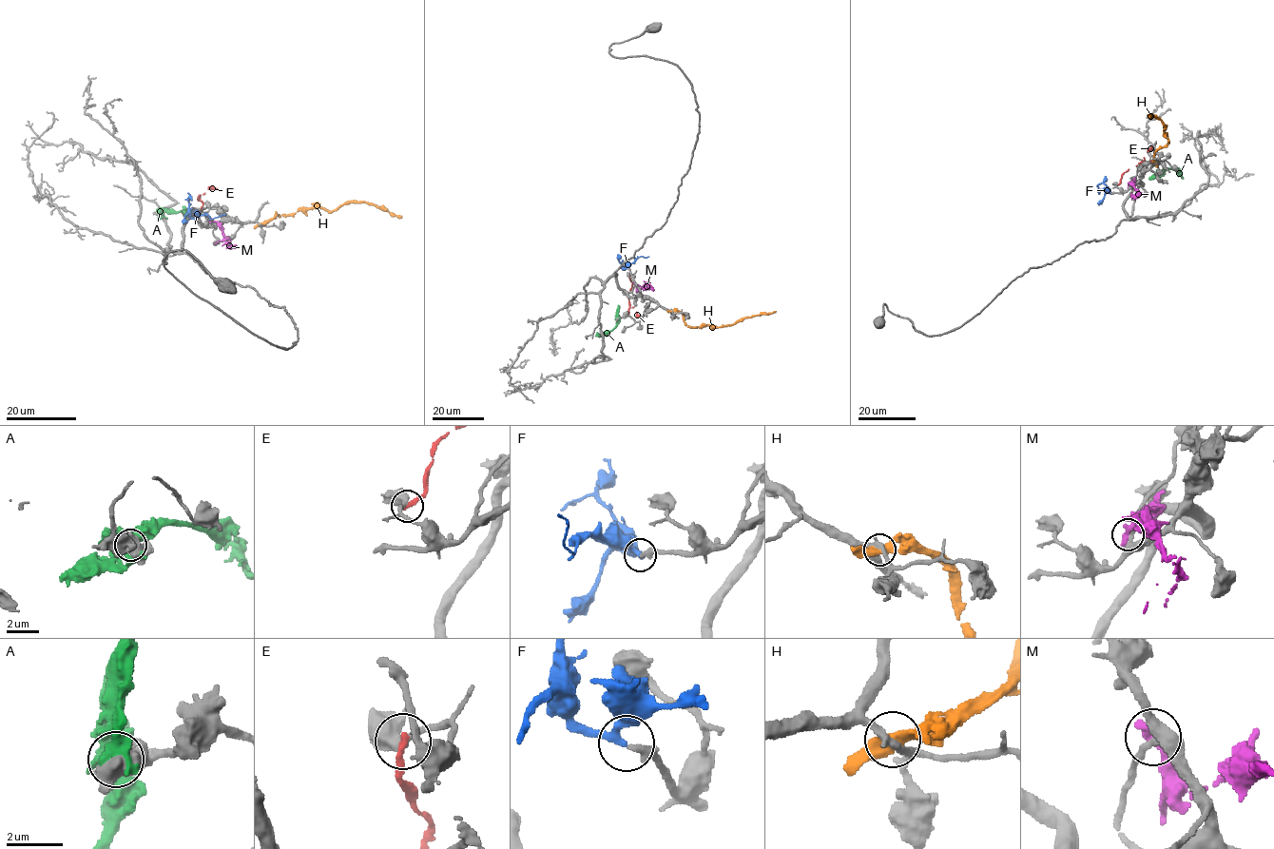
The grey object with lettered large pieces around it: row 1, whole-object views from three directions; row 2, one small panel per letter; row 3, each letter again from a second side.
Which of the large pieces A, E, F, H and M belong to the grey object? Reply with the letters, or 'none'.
F

